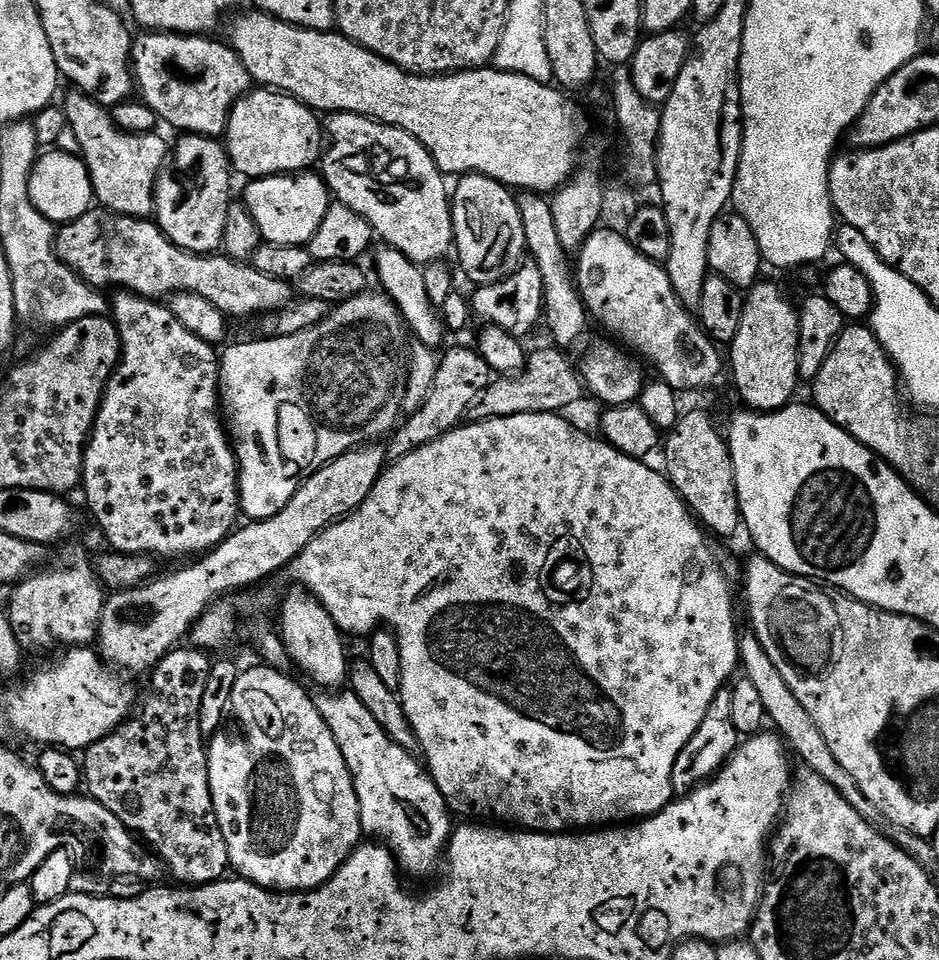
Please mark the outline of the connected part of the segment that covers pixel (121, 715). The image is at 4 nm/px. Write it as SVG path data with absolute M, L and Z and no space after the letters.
M91 647L70 648L61 656L64 657L53 668L38 669L5 698L4 716L18 735L37 740L40 746L87 750L133 715L138 696L136 700L135 690L119 680L119 675Z

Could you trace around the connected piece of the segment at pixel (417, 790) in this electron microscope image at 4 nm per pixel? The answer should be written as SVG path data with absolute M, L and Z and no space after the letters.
M324 690L319 695L315 697L318 714L330 726L330 734L334 734L334 742L338 742L338 750L342 750L342 758L352 772L361 829L391 848L399 871L405 875L426 876L439 864L441 867L454 831L454 816L421 761L388 737L351 690L335 694Z

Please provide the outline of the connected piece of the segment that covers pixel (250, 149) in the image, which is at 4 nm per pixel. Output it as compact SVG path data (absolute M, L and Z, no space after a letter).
M275 90L249 91L228 115L228 159L231 167L244 178L307 173L311 169L308 167L321 159L325 140L321 117L296 97Z

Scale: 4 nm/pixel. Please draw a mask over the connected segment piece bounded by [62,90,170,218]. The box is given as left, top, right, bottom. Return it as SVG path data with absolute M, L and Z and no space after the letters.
M79 90L69 93L62 107L68 114L68 127L74 130L74 138L78 138L79 155L88 167L95 203L120 216L151 217L156 202L156 177L170 159L170 144L152 132L122 131L103 104L88 99Z

